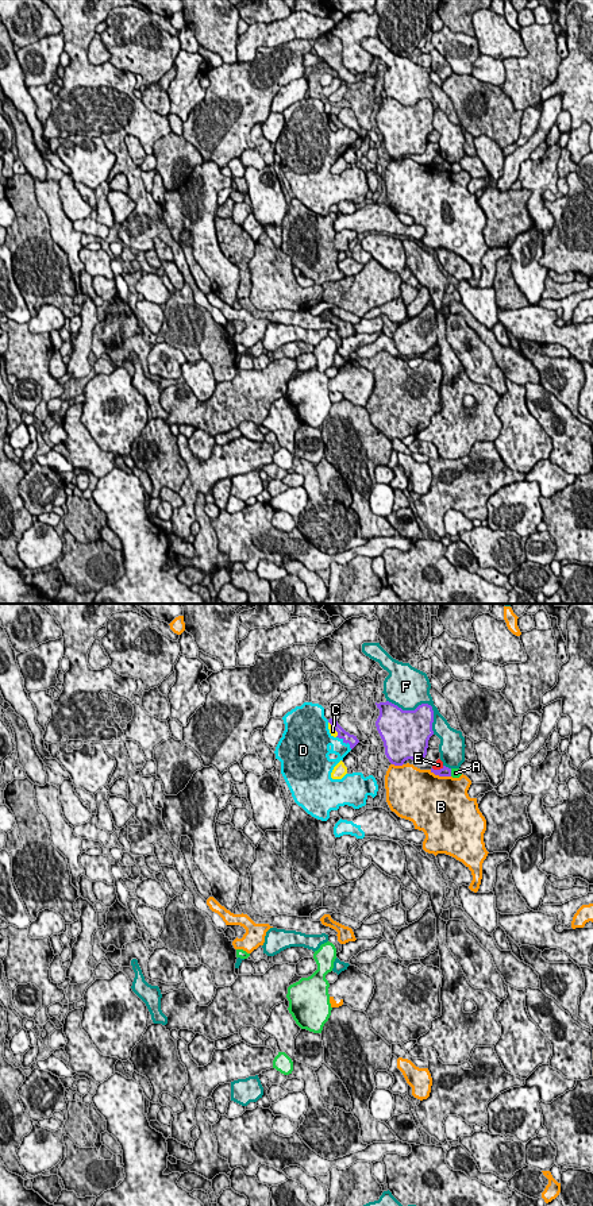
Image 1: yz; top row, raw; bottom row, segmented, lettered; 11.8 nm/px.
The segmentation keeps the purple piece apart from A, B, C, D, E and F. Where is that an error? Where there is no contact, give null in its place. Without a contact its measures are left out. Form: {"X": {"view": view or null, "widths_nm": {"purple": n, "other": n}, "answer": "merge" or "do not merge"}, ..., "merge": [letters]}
{"A": {"view": "yz", "widths_nm": {"purple": 120, "other": 130}, "answer": "do not merge"}, "B": {"view": "yz", "widths_nm": {"purple": 120, "other": 480}, "answer": "do not merge"}, "C": {"view": "yz", "widths_nm": {"purple": 120, "other": 70}, "answer": "do not merge"}, "D": {"view": "yz", "widths_nm": {"purple": 120, "other": 190}, "answer": "merge"}, "E": {"view": "yz", "widths_nm": {"purple": 120, "other": 120}, "answer": "do not merge"}, "F": {"view": "yz", "widths_nm": {"purple": 360, "other": 480}, "answer": "do not merge"}, "merge": ["D"]}

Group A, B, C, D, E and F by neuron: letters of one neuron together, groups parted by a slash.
A / B / C / D / E / F

